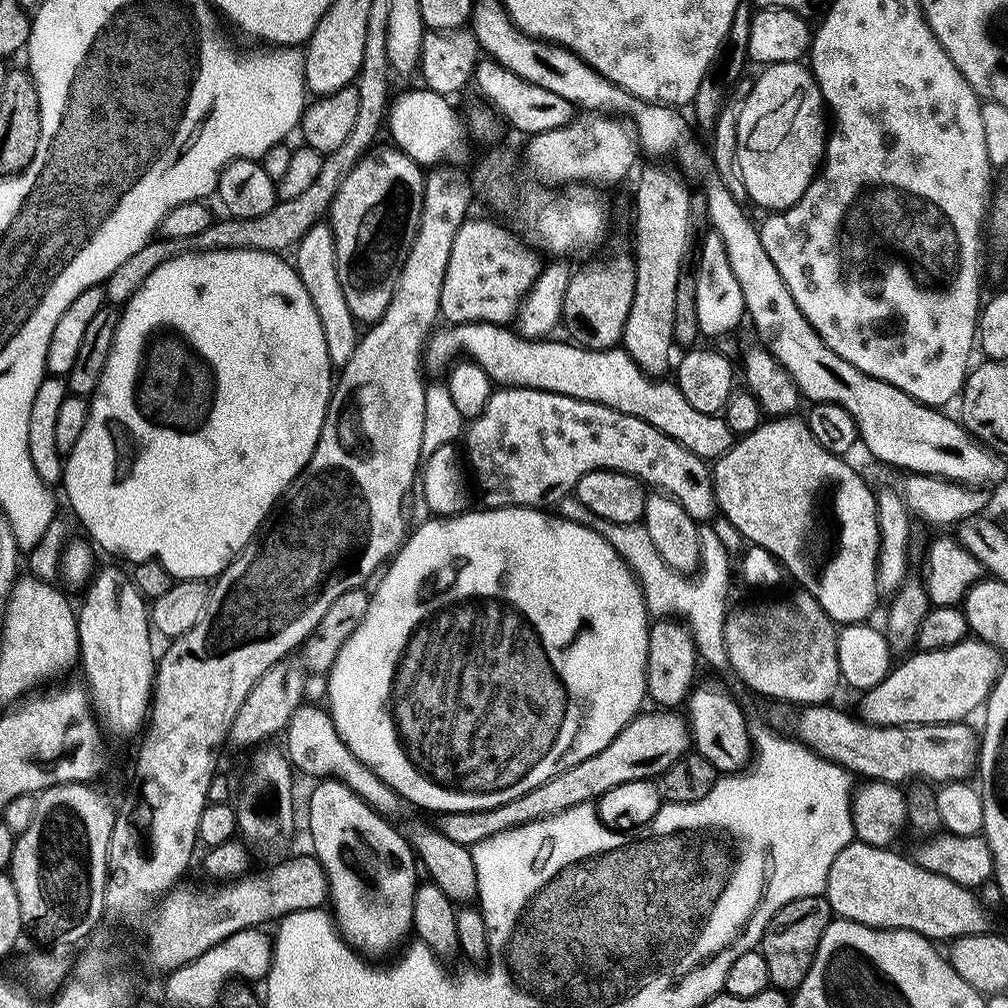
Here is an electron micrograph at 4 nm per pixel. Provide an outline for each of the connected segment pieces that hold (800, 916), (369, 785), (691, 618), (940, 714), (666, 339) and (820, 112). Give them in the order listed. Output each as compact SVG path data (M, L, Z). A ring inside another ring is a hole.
M827 895L794 898L794 902L786 902L786 906L782 906L782 910L778 910L774 918L770 918L758 950L766 958L766 970L770 970L768 983L773 989L785 994L795 993L814 962L818 942L822 942L826 926L832 923L833 919L834 913L828 904Z
M311 702L297 707L285 728L284 738L284 752L295 771L316 776L312 778L332 777L340 780L384 816L396 813L402 805L400 795L349 750L333 724L331 713L325 707L314 706Z
M574 502L570 519L576 524L593 528L614 550L627 562L628 569L636 575L640 589L644 595L644 604L649 613L656 618L683 618L696 643L699 659L704 660L712 668L727 673L728 655L724 645L724 617L730 611L728 604L728 559L730 553L722 546L721 539L715 533L713 525L701 523L700 529L700 566L695 575L674 570L658 554L658 546L650 539L650 534L642 522L606 522L606 518L598 518L598 514L590 514L586 506Z
M975 638L933 652L916 650L908 657L901 664L899 661L878 686L861 695L856 714L865 724L908 727L965 721L968 714L987 701L1002 667L1000 651Z
M652 162L649 168L639 169L640 185L636 188L636 252L634 251L636 285L630 318L626 318L622 346L643 372L660 378L667 373L664 372L667 368L669 371L670 361L673 359L672 339L676 336L680 267L688 252L688 239L693 239L694 233L690 226L690 200L693 193L675 171L672 173L670 169L659 168L656 164L659 163Z
M803 63L770 64L752 84L744 104L739 105L738 150L736 167L748 191L748 200L760 208L783 212L794 206L806 194L810 182L818 175L826 155L826 105L818 82L812 76L811 67Z

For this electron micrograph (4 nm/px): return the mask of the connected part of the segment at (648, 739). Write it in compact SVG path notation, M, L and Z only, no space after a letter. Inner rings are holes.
M660 710L657 713L639 713L611 740L609 746L558 773L534 790L488 811L439 813L435 817L435 828L448 840L470 848L486 837L505 832L506 829L529 824L530 821L540 820L543 816L564 812L574 804L599 799L606 790L620 786L623 782L653 779L663 775L691 749L691 732L687 719L681 713L672 710Z

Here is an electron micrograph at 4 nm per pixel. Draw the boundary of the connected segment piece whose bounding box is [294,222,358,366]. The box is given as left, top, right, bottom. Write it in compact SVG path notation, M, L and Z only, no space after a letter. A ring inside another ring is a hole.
M316 223L296 244L294 253L296 253L295 270L302 278L302 286L306 286L306 294L310 294L310 302L314 302L314 310L318 310L318 322L322 322L322 334L326 334L326 354L330 354L333 366L342 366L350 362L350 354L354 354L356 349L358 321L352 315L350 306L346 306L346 294L342 294L342 282L338 282L336 243L331 223Z

